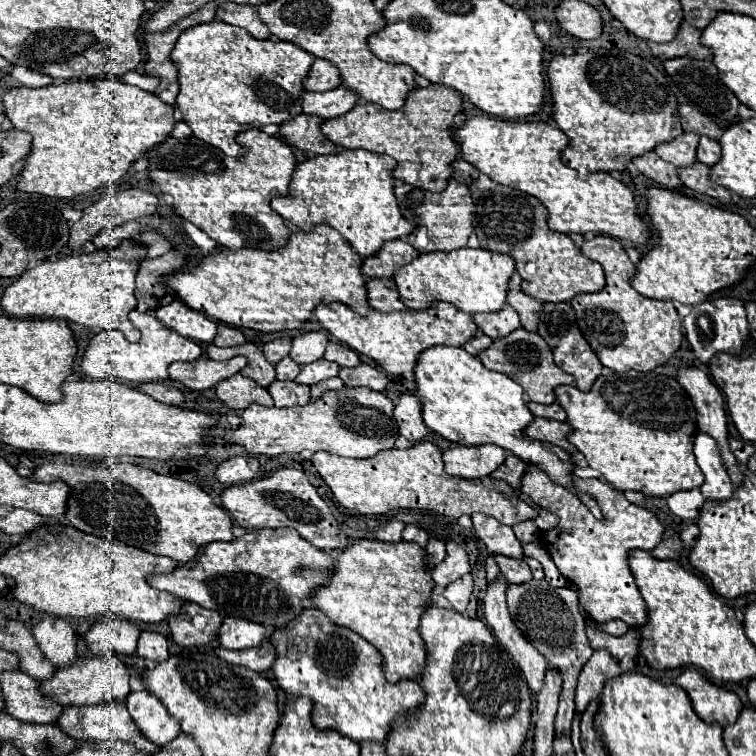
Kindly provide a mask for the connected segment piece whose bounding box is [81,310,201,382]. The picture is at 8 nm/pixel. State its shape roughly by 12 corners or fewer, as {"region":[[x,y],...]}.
{"region":[[133,310],[141,340],[93,336],[81,370],[93,380],[167,380],[201,346]]}

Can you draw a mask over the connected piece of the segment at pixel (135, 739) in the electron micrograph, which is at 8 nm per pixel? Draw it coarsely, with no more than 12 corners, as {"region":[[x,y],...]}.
{"region":[[123,702],[67,706],[55,724],[75,740],[159,750]]}

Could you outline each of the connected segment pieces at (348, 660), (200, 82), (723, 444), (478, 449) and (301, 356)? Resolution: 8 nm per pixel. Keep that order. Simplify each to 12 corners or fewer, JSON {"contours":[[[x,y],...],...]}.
{"contours":[[[305,608],[275,630],[281,690],[319,730],[385,744],[425,702],[357,632]],[[239,26],[185,30],[177,108],[197,138],[303,112],[313,58]],[[699,368],[679,370],[697,430],[717,440],[733,486],[743,470],[729,448],[723,392]],[[495,444],[459,446],[443,452],[445,472],[483,478],[507,452]],[[325,332],[293,338],[291,358],[299,364],[321,360],[327,346]]]}

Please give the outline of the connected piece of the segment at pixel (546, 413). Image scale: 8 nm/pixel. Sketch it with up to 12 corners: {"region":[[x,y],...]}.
{"region":[[527,404],[533,416],[567,420],[565,410],[555,404]]}

